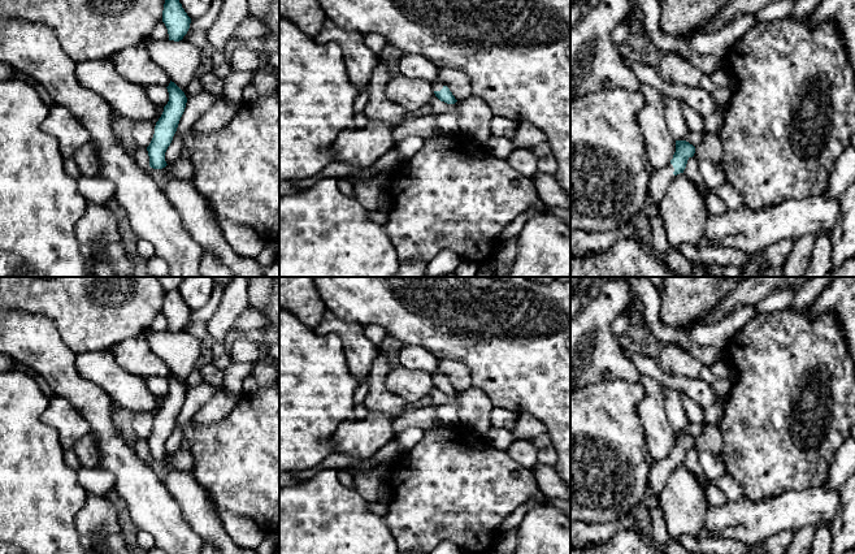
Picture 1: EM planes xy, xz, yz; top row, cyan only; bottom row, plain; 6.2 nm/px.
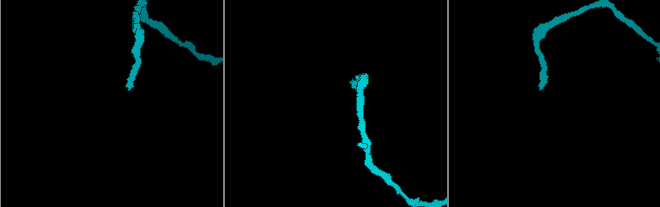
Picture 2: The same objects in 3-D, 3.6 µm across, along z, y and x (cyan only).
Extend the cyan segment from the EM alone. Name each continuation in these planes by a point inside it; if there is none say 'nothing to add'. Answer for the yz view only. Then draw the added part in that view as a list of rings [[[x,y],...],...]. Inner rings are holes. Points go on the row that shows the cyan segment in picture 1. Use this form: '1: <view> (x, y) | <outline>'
1: yz (659, 180) | [[[670,163],[665,168],[652,172],[647,185],[647,199],[652,205],[659,208],[664,190],[674,177],[673,172],[674,168]]]

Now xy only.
nothing to add

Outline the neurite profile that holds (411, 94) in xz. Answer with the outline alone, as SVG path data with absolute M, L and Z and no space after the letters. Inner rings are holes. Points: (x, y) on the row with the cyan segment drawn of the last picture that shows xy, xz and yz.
M403 74L390 78L385 87L386 98L408 112L415 112L431 103L435 96L433 82L409 78Z

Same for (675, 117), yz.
M663 95L663 104L665 111L665 120L673 138L676 140L686 140L694 147L700 144L703 134L694 133L689 129L680 100Z

